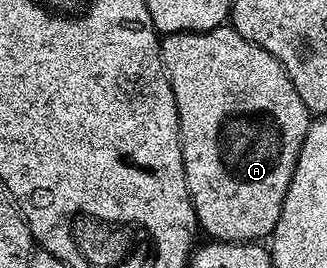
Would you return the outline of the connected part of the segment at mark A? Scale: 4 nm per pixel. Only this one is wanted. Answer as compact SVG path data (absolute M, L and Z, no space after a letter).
M220 26L215 28L211 32L173 32L164 35L161 40L161 51L163 54L163 69L167 71L167 78L171 81L171 89L173 90L173 98L175 99L175 105L177 106L177 114L179 115L179 141L181 142L181 150L183 151L183 169L185 170L185 182L187 183L187 189L191 195L191 201L195 207L195 219L198 227L203 228L208 232L208 237L215 240L226 240L228 242L259 242L264 238L262 236L270 237L275 231L277 226L277 218L281 214L281 206L285 202L285 194L289 190L289 182L293 178L293 170L295 169L295 163L299 157L299 151L303 145L303 139L307 133L307 126L309 123L309 113L307 107L301 102L301 98L297 94L297 90L293 86L293 82L289 78L289 74L281 66L281 62L277 62L277 58L273 58L273 54L269 54L261 46L251 44L245 38L241 38L241 34L237 34L235 29L230 26Z

